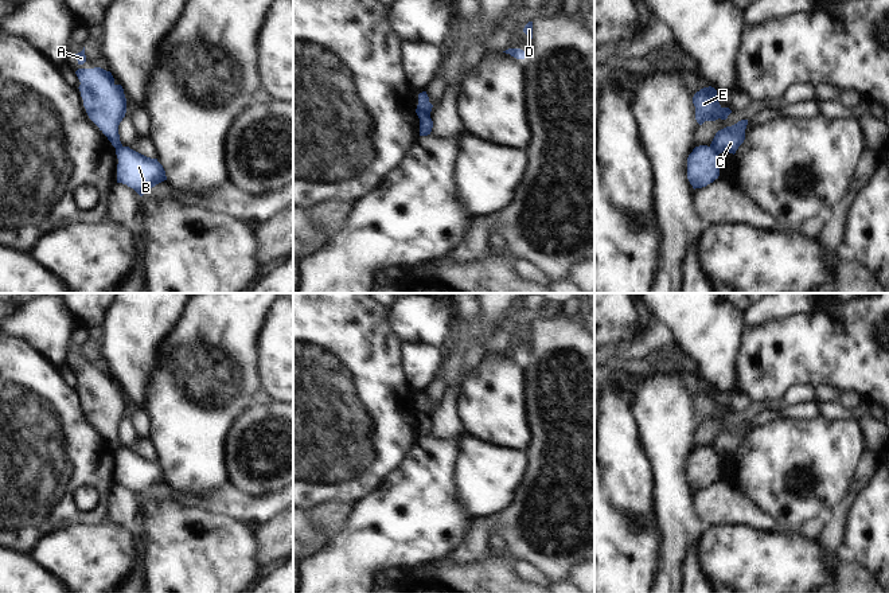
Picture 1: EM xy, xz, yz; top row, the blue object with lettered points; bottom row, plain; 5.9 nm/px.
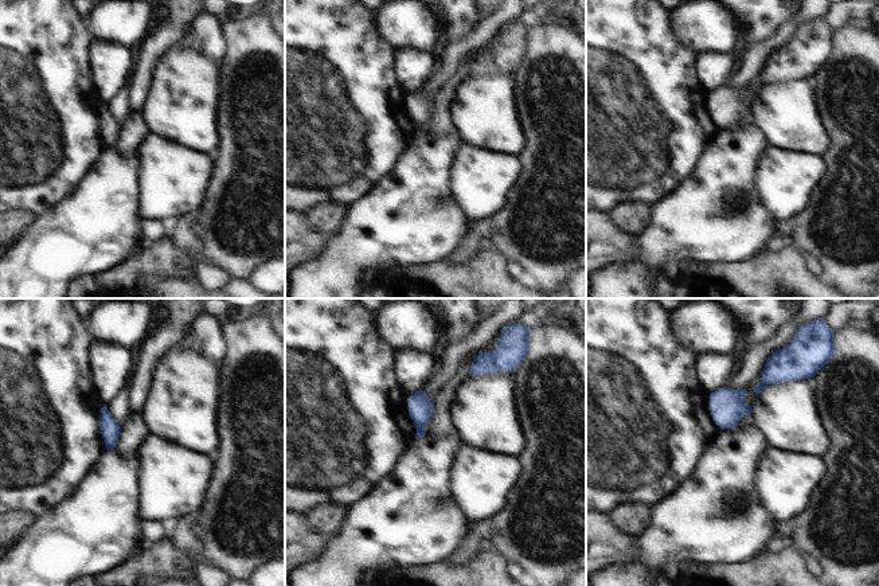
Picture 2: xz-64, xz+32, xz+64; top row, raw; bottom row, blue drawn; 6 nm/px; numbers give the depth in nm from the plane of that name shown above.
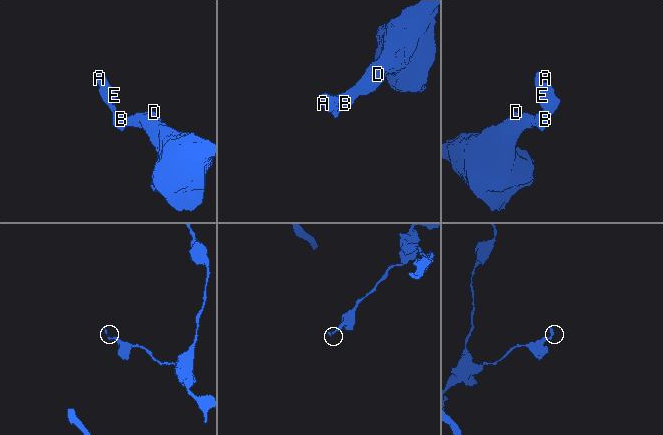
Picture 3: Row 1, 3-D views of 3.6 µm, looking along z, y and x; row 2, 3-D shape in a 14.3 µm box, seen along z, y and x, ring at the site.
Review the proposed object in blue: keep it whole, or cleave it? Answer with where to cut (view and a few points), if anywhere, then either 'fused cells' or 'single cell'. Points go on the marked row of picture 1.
cut in xz along (417, 105), (429, 113); fused cells

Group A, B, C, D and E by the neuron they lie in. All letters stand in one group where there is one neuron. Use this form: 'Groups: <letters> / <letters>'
Groups: A C E / B D.

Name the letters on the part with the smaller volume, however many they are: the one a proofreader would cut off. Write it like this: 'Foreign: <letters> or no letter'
Foreign: A, C, E.

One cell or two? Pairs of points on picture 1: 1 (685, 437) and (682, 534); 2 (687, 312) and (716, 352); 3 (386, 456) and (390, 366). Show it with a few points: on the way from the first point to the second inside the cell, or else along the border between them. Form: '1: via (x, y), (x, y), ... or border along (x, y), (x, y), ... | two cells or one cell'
1: via (675, 461), (675, 510) | one cell
2: via (697, 322), (710, 335), (713, 343) | one cell
3: via (386, 433), (386, 389) | one cell

